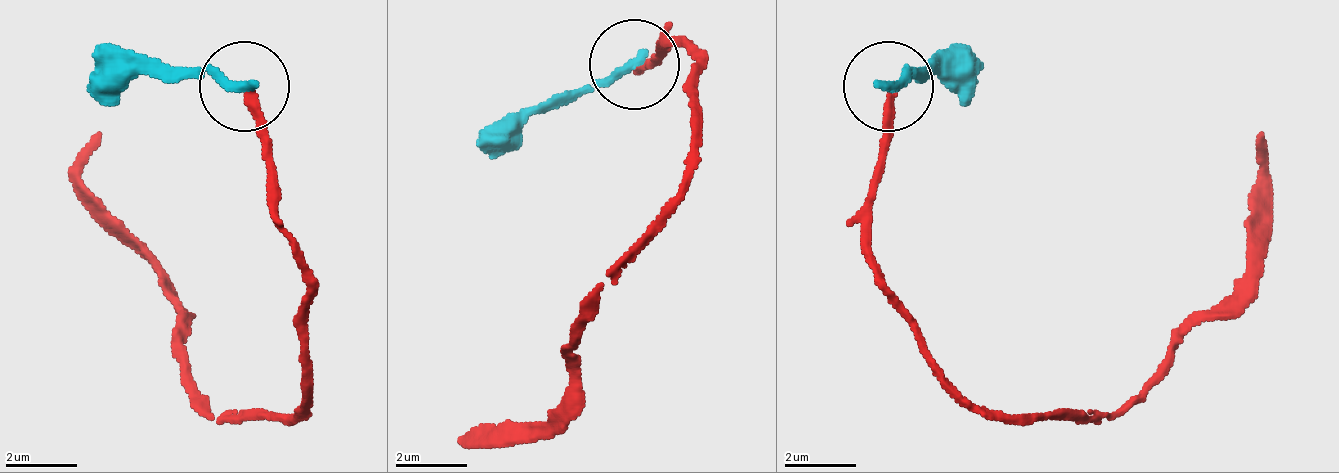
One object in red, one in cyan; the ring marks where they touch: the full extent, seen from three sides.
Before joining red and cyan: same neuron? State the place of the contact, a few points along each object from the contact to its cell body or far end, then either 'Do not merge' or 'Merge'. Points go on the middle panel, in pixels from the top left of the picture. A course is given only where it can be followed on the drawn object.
Place: (634, 64). Course of red: (632, 66), (659, 48), (695, 57), (677, 210), (587, 318), (578, 381), (542, 426), (470, 435), (488, 435). Course of cyan: (632, 66), (515, 111), (479, 147). Do not merge

